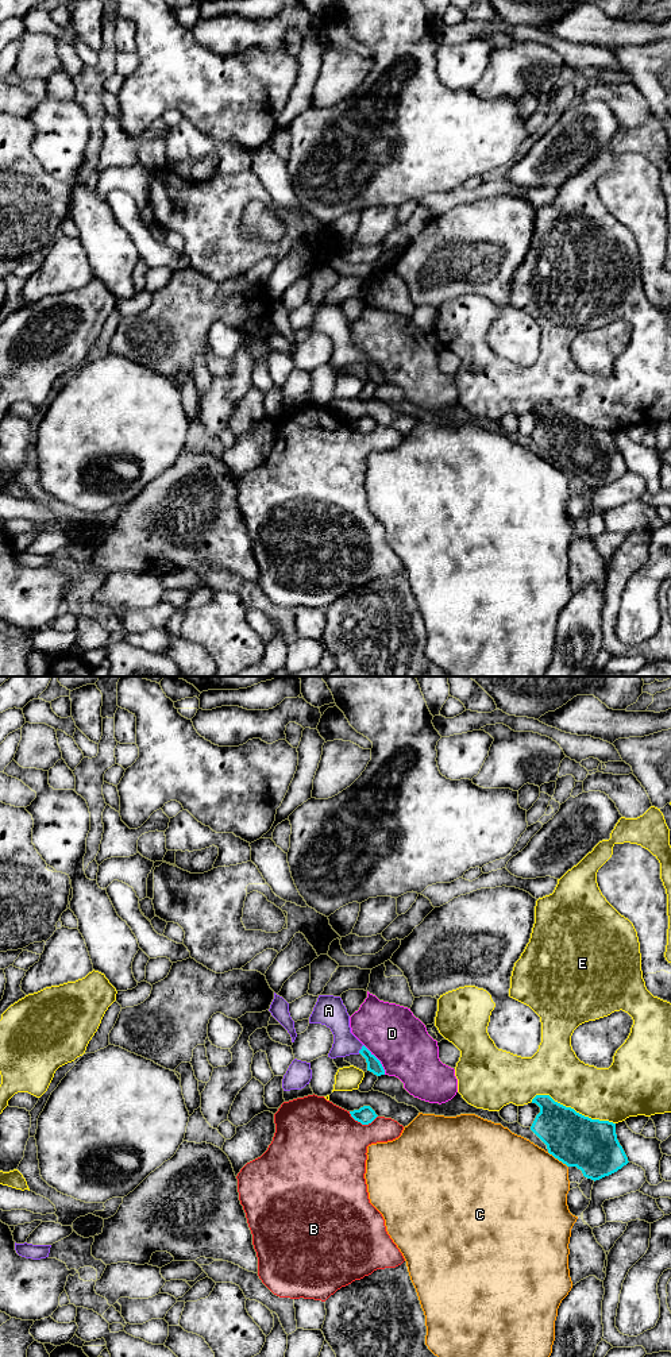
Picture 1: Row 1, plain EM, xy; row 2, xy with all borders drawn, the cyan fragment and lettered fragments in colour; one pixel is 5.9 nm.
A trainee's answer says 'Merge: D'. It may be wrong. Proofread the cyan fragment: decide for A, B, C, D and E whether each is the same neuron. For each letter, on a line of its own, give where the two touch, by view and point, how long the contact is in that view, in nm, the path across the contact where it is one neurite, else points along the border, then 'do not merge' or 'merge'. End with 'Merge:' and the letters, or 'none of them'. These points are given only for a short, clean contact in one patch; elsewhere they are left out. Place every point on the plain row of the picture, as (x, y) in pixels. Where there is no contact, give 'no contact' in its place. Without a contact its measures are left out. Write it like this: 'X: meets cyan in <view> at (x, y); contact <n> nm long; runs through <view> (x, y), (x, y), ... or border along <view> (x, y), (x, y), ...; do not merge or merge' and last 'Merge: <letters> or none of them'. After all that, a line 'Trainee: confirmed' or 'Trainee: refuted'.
A: meets cyan in xy at (361, 358); contact 60 nm long; runs through xy (374, 374), (361, 358), (342, 340), (335, 326); merge
B: meets cyan in xy at (362, 432); contact 180 nm long; border along xy (349, 420), (362, 432), (370, 432), (377, 426); do not merge
C: meets cyan in xy at (558, 467); contact 160 nm long; border along xy (547, 461), (567, 475); do not merge
D: meets cyan in xy at (377, 367); contact 220 nm long; do not merge
E: meets cyan in xy at (573, 417); contact 500 nm long; do not merge
Merge: A
Trainee: refuted

